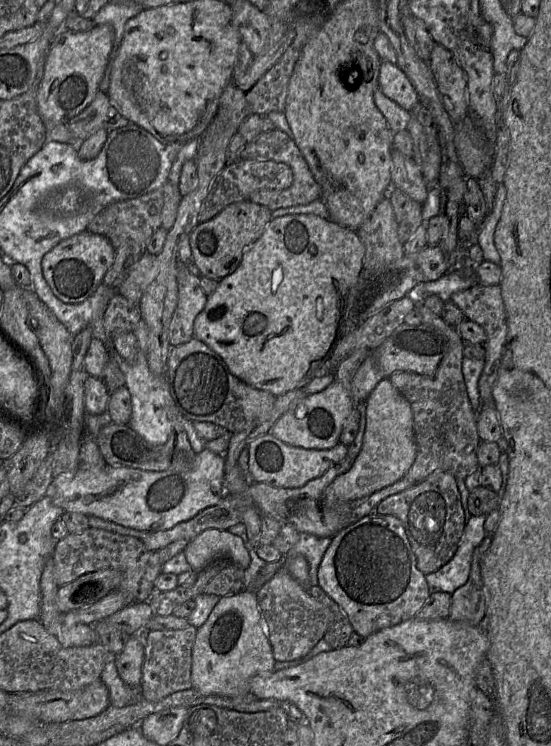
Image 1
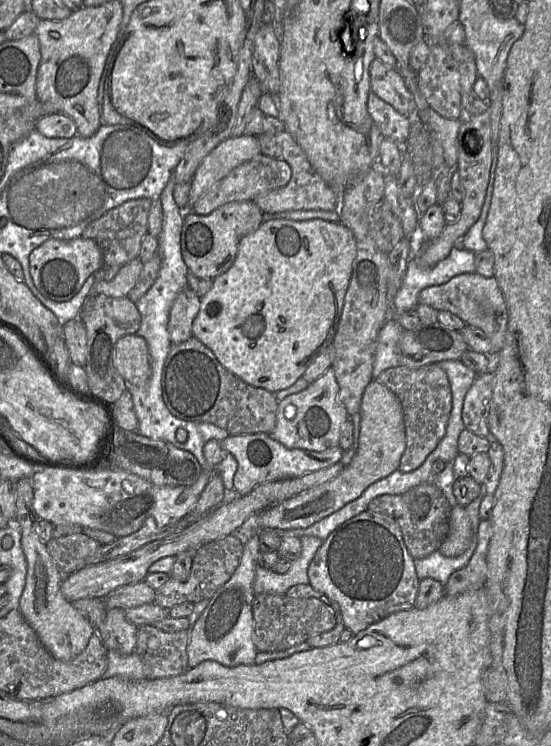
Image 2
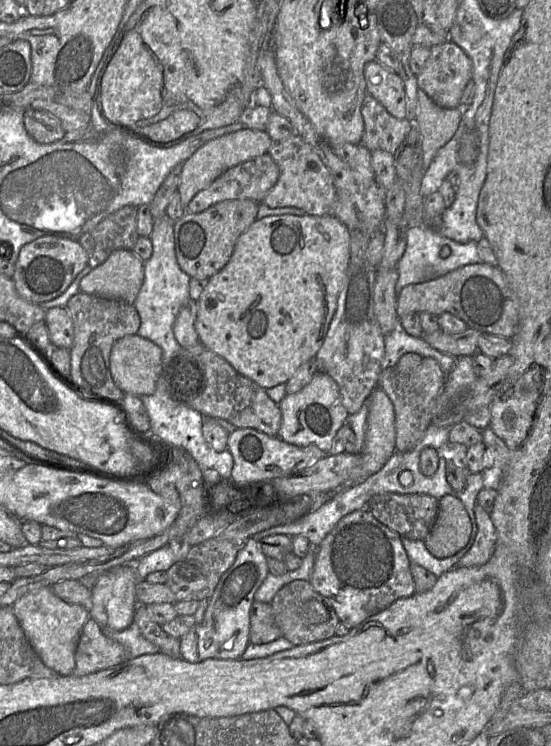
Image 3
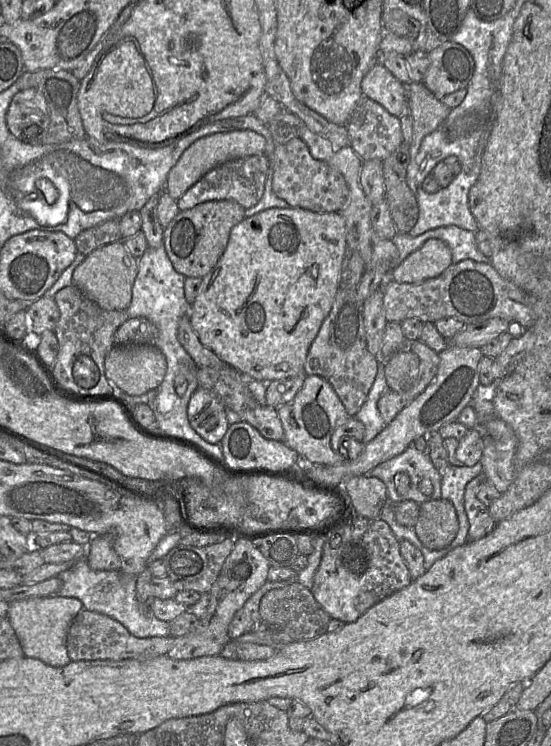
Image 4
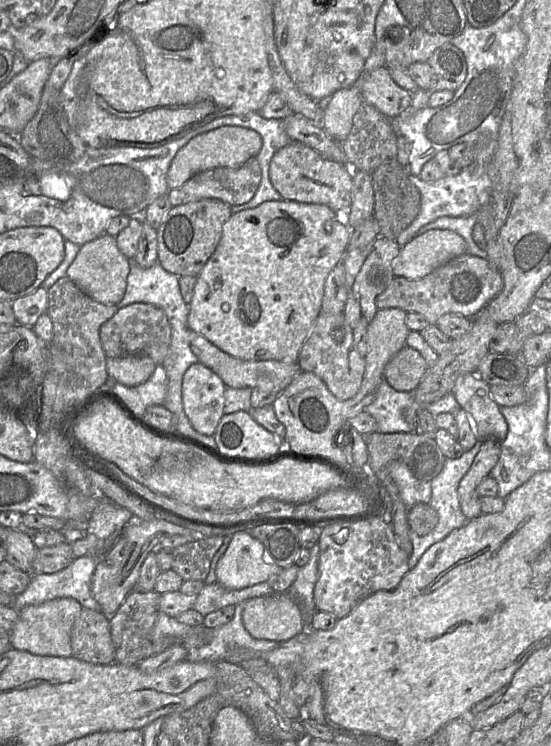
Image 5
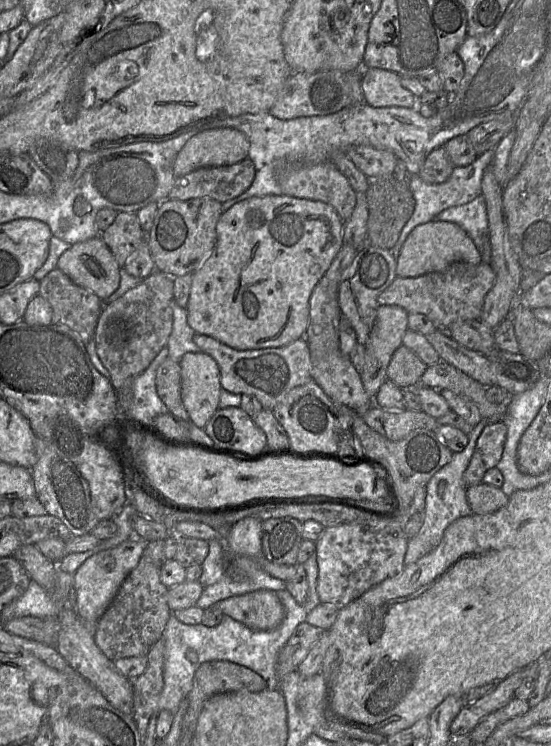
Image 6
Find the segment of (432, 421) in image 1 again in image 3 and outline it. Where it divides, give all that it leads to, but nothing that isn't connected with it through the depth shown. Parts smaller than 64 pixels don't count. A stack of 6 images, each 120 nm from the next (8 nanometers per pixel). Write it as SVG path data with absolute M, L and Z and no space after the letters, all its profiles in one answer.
M422 357L421 364L411 374L402 374L394 367L383 369L377 387L390 398L395 413L396 451L412 449L424 436L431 424L432 401L443 387L445 375L432 357Z

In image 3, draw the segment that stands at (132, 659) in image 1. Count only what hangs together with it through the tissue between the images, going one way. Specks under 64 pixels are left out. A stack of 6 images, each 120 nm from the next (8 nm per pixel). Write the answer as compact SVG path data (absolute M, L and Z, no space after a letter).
M122 565L101 572L91 590L90 618L102 629L127 629L133 622L138 604L135 587L139 581L135 568Z

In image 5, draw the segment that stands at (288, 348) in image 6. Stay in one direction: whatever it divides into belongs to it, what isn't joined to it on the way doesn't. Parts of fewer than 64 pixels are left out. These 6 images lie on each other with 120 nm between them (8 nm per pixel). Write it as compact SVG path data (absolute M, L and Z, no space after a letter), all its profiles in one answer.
M188 330L188 336L189 345L197 357L198 362L216 373L226 387L259 389L269 393L280 394L301 372L298 360L297 362L284 362L277 360L242 360L225 353L208 341L204 336L194 332L193 330Z

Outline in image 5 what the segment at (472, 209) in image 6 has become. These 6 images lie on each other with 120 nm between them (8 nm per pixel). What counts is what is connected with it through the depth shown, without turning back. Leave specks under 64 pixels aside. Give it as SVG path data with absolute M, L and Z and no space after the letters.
M478 211L465 217L443 216L421 227L415 236L432 229L452 230L459 234L467 244L467 254L487 259L487 253L481 249L472 237L474 225L478 222Z

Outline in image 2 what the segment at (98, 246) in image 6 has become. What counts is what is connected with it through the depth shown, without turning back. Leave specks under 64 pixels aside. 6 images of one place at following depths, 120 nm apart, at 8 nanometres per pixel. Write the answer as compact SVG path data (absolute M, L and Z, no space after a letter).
M133 259L123 265L112 280L96 281L93 292L110 297L128 296L136 285L142 268L143 262L140 259Z

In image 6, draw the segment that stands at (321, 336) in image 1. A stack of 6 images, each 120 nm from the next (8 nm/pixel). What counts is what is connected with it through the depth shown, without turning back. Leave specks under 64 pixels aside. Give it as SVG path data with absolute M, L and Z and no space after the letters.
M268 195L234 204L219 218L215 248L192 273L189 326L237 350L278 348L304 338L312 292L344 245L343 224L336 210L320 201Z

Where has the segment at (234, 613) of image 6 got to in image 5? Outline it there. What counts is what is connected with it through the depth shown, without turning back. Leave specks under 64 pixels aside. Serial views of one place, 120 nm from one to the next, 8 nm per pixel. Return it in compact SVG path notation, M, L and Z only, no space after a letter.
M271 593L247 600L242 621L254 638L279 643L307 629L297 603L287 593Z

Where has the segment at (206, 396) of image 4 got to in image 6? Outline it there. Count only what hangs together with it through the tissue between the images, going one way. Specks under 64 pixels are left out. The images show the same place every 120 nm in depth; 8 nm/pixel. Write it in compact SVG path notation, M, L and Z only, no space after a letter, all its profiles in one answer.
M188 352L180 361L181 399L189 421L204 429L219 409L220 370L217 362L204 352Z

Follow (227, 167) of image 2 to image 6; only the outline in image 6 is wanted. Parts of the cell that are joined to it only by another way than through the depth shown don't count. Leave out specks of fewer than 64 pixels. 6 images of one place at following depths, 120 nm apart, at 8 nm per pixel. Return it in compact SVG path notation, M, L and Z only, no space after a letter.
M235 128L207 129L190 138L176 156L175 177L204 167L231 166L248 158L250 142Z

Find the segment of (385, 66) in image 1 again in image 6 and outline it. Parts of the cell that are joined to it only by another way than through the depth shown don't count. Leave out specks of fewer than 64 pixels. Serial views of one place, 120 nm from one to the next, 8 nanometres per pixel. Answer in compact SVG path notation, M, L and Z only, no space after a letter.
M376 67L363 69L363 101L372 107L416 108L418 98L402 86L397 73Z

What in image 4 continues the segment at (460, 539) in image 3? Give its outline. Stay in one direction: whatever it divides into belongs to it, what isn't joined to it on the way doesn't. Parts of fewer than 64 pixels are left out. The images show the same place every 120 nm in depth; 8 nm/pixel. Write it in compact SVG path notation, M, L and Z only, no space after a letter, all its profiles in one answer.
M441 498L421 503L418 521L413 529L422 544L430 549L448 546L459 529L454 505Z

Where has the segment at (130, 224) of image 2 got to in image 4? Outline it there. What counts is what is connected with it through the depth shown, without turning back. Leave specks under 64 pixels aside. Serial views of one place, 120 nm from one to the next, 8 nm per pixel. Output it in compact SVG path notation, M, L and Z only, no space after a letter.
M110 219L82 231L74 241L77 250L87 256L101 246L122 240L119 219Z

